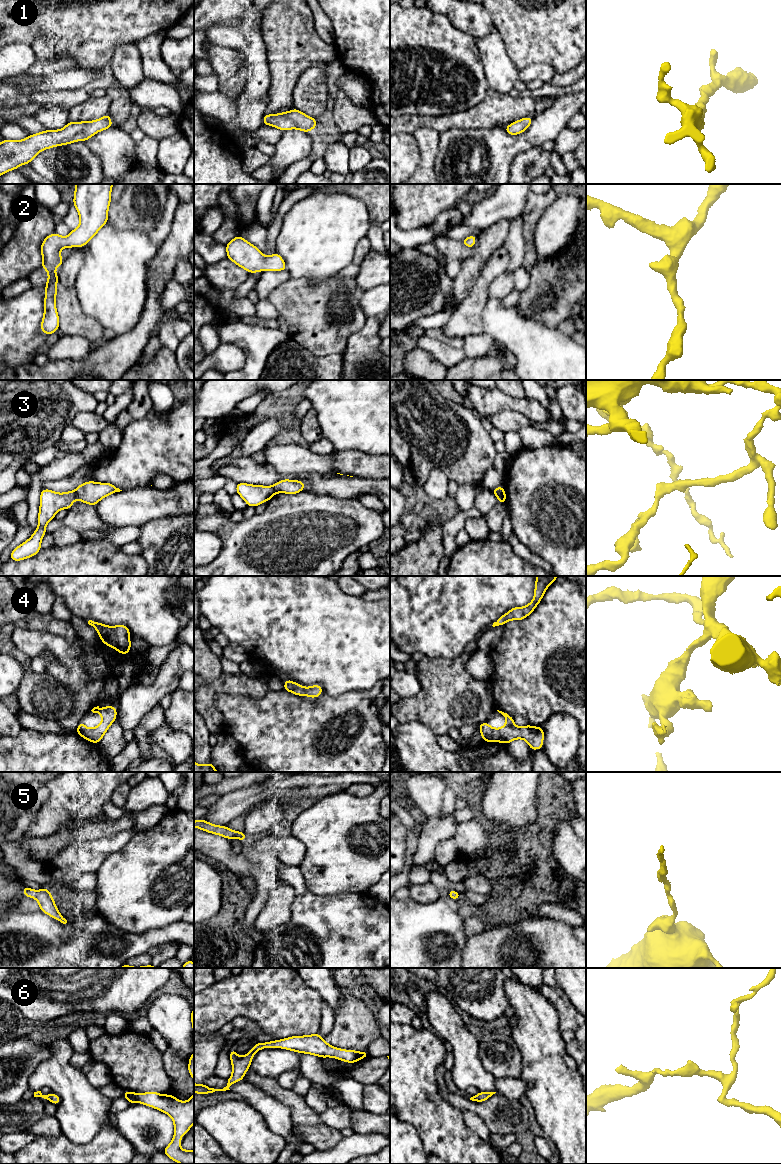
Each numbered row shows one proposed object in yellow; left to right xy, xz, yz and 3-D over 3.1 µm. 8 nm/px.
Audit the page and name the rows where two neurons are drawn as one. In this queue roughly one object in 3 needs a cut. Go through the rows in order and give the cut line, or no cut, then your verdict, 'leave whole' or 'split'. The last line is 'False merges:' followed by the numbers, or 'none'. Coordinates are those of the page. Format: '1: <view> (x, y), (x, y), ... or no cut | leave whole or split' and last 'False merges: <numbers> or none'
1: no cut | leave whole
2: no cut | leave whole
3: yz (503, 487), (497, 497) | split
4: no cut | leave whole
5: no cut | leave whole
6: no cut | leave whole
False merges: 3

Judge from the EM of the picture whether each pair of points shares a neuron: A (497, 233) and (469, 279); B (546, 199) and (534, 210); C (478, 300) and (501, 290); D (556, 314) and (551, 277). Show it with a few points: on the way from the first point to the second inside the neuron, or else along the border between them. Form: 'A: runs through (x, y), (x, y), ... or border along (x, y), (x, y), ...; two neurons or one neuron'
A: runs through (486, 244), (480, 257), (471, 268); one neuron
B: runs through (543, 201), (537, 207); one neuron
C: border along (499, 275), (489, 285), (487, 297); two neurons
D: runs through (553, 305), (550, 300), (548, 286); one neuron

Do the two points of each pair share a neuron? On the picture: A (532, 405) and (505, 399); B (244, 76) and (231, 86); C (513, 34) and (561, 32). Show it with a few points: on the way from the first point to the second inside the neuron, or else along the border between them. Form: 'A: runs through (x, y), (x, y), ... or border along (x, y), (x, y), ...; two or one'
A: runs through (525, 405), (512, 403); one
B: runs through (241, 79), (234, 86); one
C: runs through (525, 34), (532, 31), (549, 31); one

